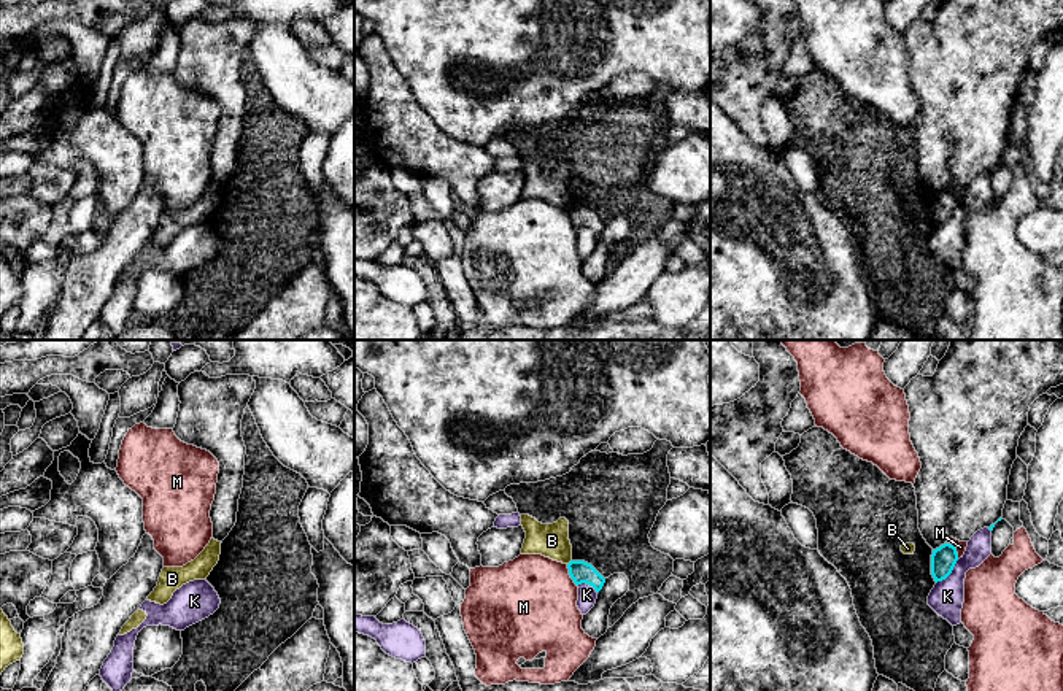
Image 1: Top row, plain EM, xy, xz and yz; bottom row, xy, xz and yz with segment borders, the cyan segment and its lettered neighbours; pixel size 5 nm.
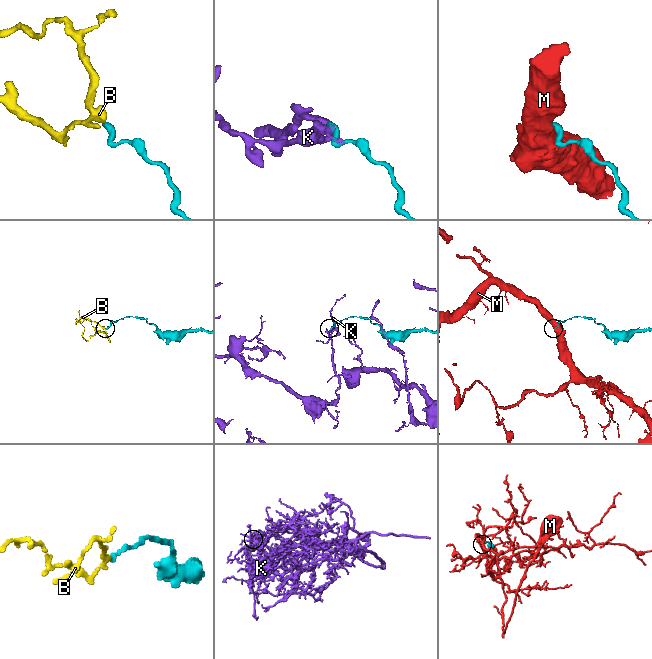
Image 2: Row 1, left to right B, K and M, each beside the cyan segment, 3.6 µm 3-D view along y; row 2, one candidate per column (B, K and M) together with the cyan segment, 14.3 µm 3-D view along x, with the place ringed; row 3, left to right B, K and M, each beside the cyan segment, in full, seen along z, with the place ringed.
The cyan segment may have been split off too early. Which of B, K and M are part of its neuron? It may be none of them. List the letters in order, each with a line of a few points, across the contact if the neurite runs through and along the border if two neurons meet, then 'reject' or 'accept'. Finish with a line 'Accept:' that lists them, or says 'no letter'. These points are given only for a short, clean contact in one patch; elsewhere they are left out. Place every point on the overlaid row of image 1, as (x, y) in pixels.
B: xz (571, 559), (568, 564) | reject
K: yz (958, 559), (954, 569), (936, 583) | reject
M: reject
Accept: no letter

